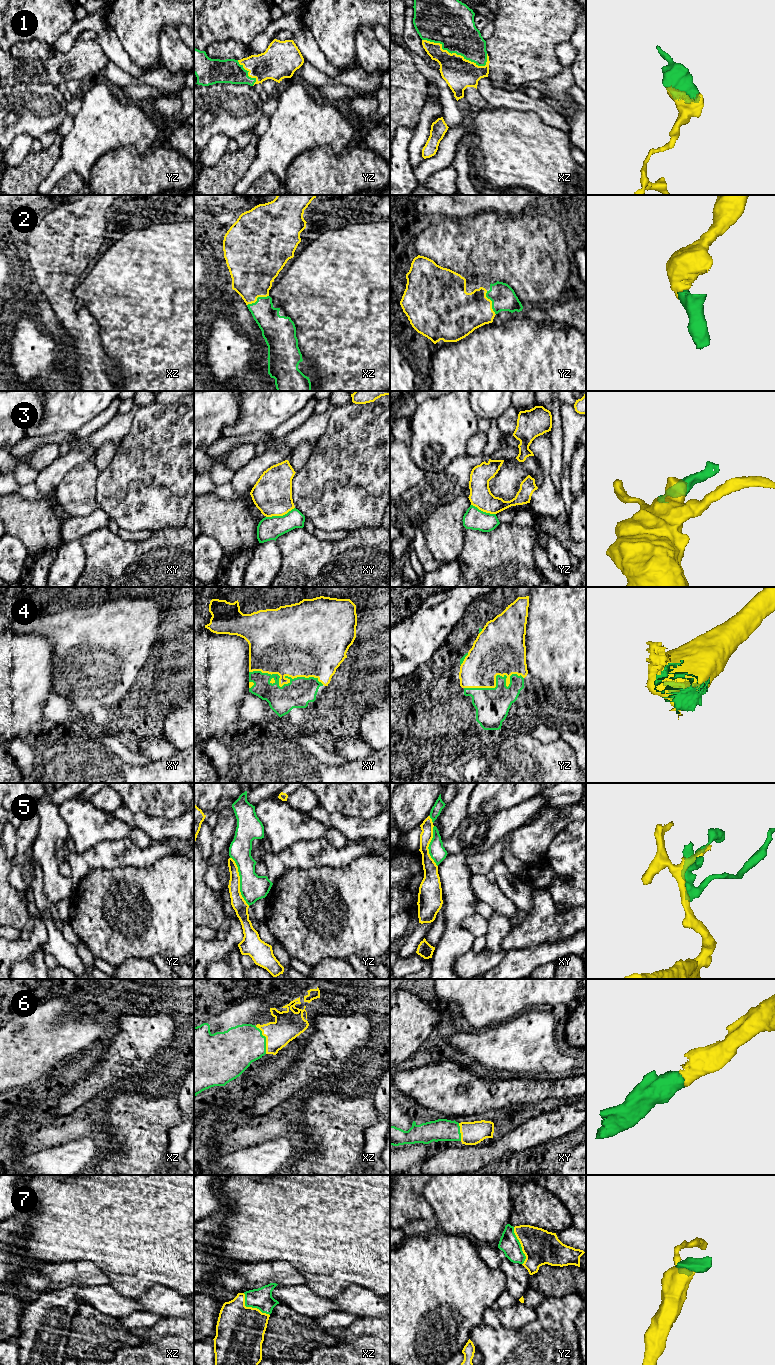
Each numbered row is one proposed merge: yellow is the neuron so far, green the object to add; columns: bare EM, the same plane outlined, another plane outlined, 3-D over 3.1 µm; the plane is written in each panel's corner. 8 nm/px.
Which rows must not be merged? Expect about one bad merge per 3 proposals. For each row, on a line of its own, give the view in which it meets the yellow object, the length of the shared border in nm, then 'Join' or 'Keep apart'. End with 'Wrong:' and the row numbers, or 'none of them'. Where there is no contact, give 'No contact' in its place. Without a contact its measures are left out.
1: Touches yellow in xz. Shared border 550 nm. Join
2: Touches yellow in yz. Shared border 200 nm. Join
3: Touches yellow in xy. Shared border 240 nm. Keep apart
4: Touches yellow in xy. Shared border 600 nm. Join
5: Touches yellow in yz. Shared border 420 nm. Keep apart
6: Touches yellow in xz. Shared border 240 nm. Join
7: Touches yellow in xz. Shared border 280 nm. Join
Wrong: 3, 5

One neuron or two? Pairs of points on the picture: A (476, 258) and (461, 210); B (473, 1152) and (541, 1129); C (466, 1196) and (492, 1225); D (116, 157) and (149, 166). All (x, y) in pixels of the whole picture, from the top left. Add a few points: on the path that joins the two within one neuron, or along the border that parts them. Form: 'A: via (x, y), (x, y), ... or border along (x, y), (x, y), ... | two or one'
A: border along (486, 211), (461, 218), (439, 217) | two
B: via (490, 1152), (500, 1147), (520, 1128), (524, 1128) | one
C: via (473, 1203), (485, 1218) | one
D: via (124, 165), (126, 167), (141, 167) | one

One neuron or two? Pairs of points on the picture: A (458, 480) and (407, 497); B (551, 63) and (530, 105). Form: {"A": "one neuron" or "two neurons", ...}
{"A": "one neuron", "B": "two neurons"}

